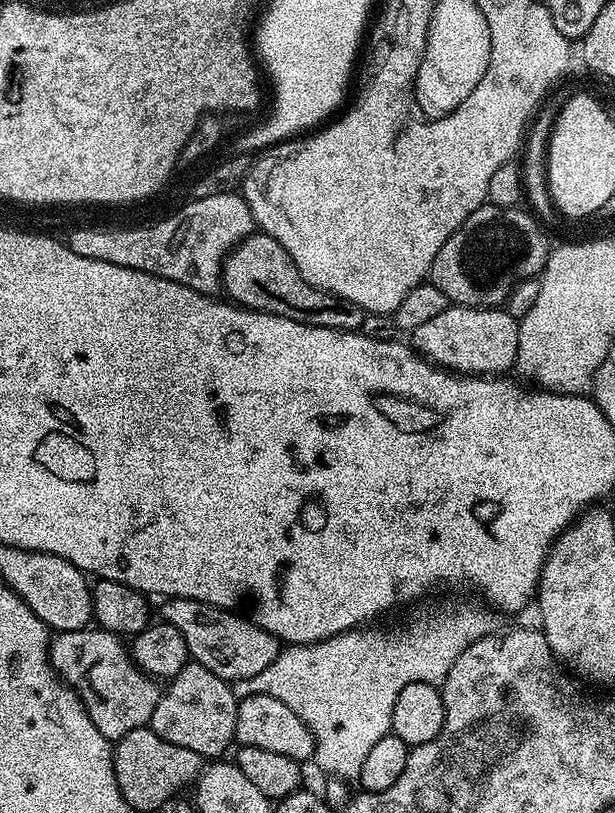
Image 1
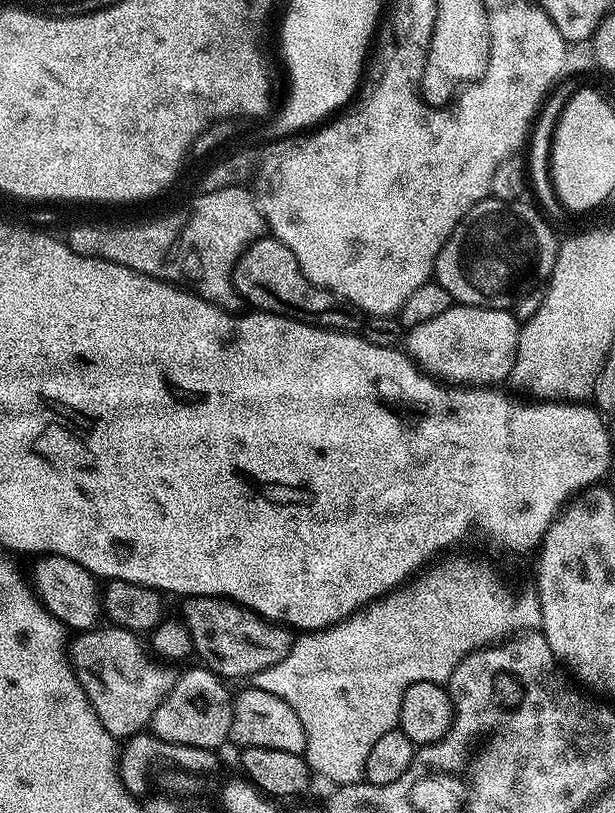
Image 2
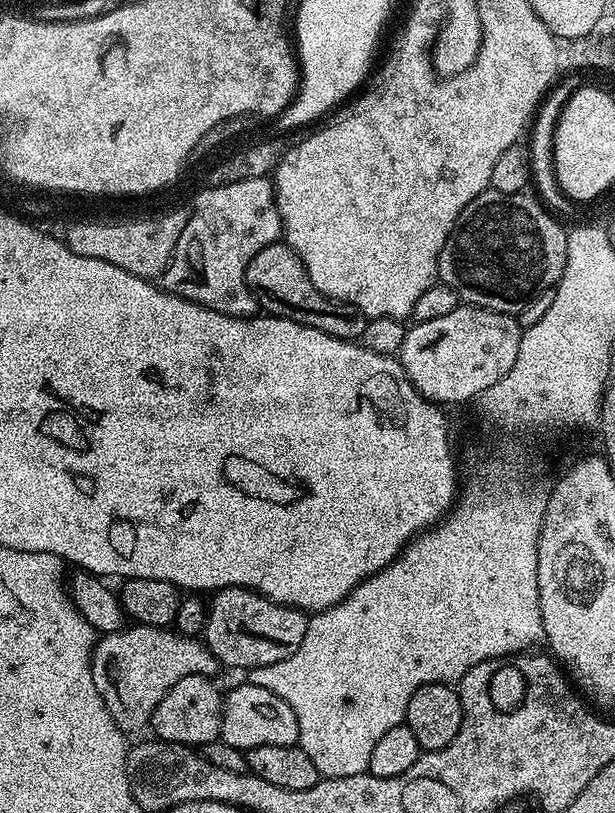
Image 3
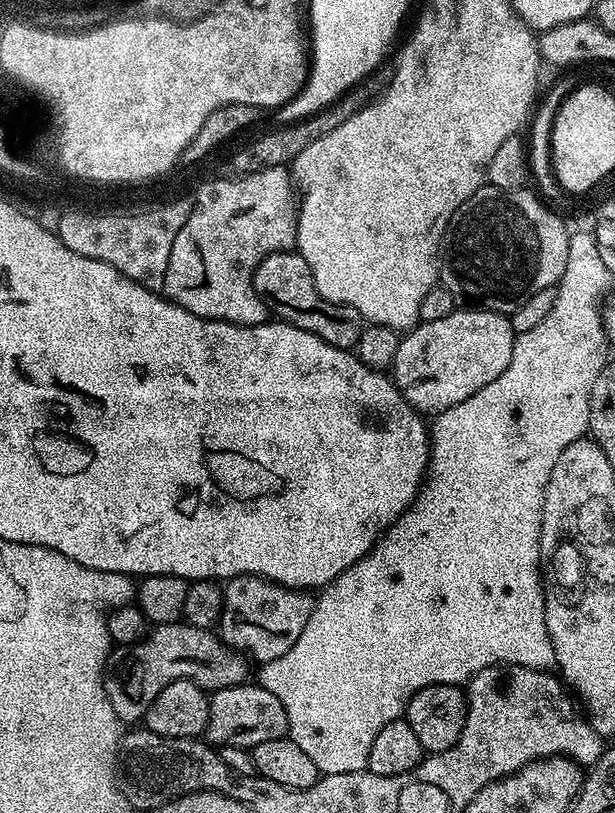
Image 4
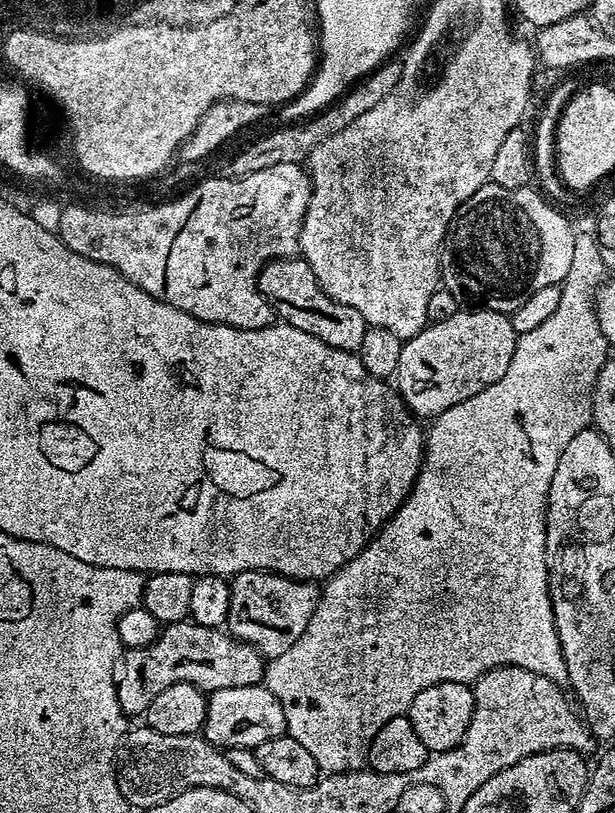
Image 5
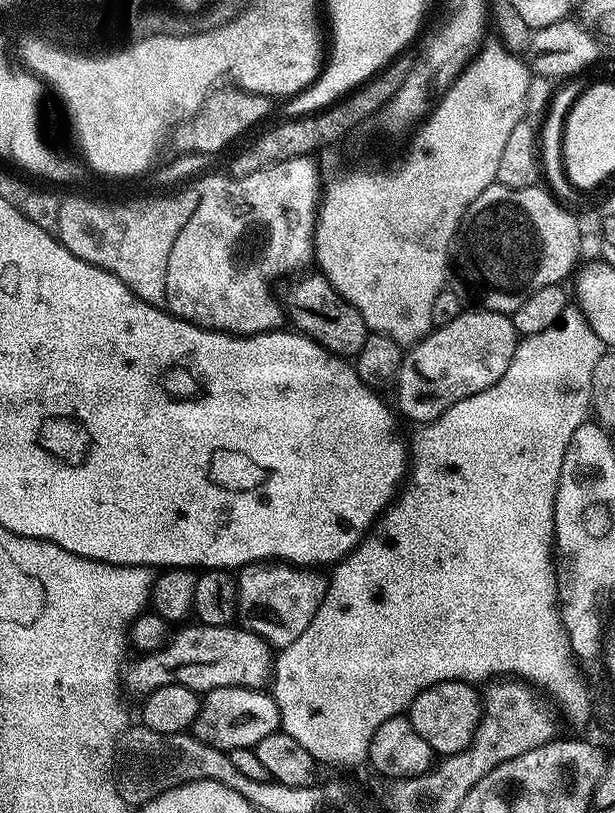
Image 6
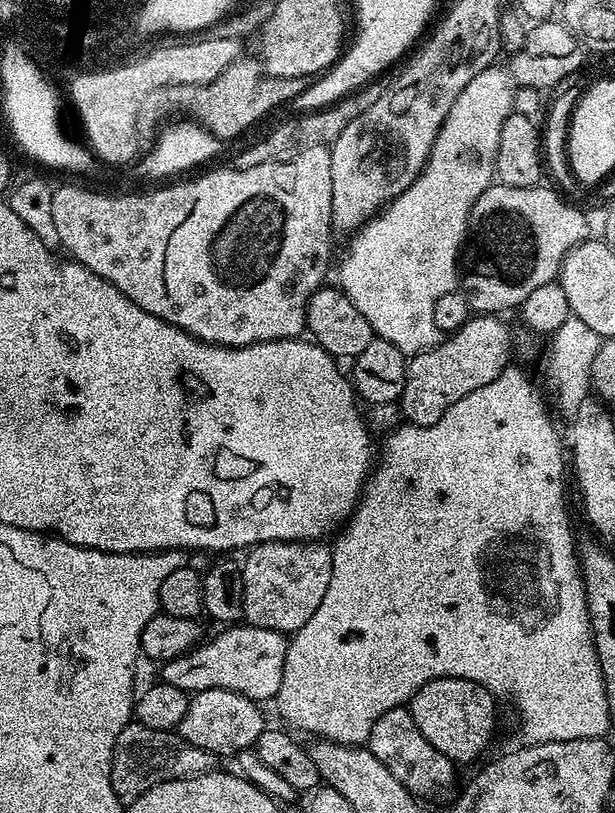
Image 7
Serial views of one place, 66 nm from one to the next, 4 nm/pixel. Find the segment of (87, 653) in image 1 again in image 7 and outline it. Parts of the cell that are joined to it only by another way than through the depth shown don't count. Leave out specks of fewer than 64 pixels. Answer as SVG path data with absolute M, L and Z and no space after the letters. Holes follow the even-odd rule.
M247 622L241 623L239 626L228 626L220 630L220 633L213 640L211 638L205 639L188 652L182 653L178 658L163 661L161 668L164 669L161 670L159 679L170 686L178 686L178 690L189 694L211 688L221 688L237 692L257 702L265 702L264 700L272 702L275 701L282 682L282 670L288 653L288 641L289 637L285 633L255 628Z

